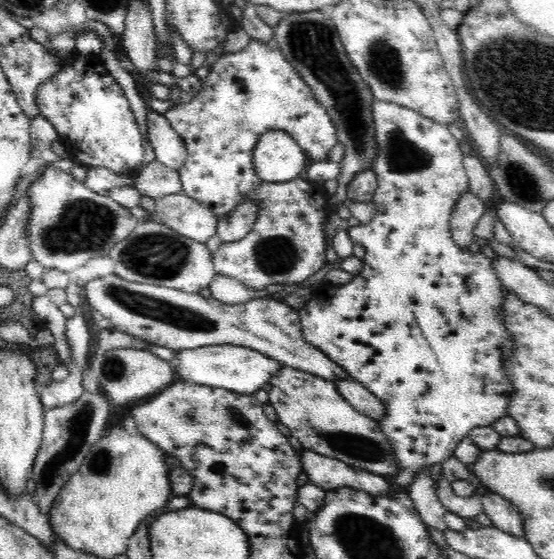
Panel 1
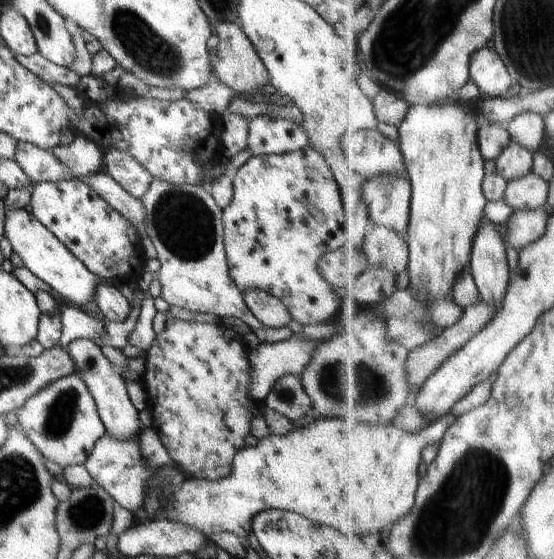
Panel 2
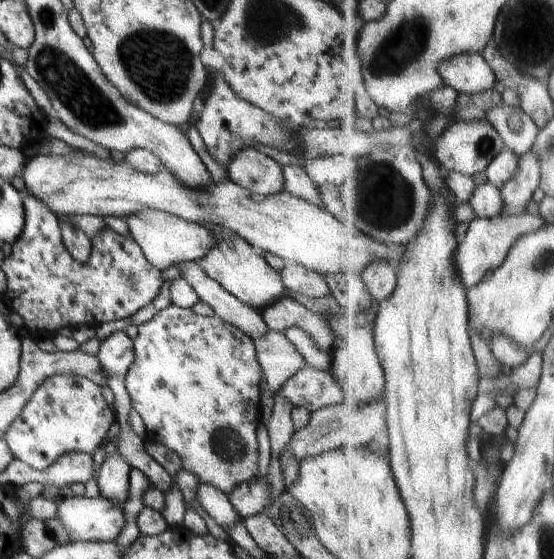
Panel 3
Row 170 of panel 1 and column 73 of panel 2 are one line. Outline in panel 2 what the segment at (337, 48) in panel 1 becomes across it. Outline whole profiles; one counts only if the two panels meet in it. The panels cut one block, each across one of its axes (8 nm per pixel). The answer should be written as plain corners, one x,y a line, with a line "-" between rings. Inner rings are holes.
93,339
73,340
65,349
77,366
76,374
81,376
94,397
99,417
105,426
106,432
112,438
124,442
132,440
134,436
140,434
142,426
140,426
140,419
138,418
139,410
129,399
121,374
114,370
114,365
104,357
100,347
94,343

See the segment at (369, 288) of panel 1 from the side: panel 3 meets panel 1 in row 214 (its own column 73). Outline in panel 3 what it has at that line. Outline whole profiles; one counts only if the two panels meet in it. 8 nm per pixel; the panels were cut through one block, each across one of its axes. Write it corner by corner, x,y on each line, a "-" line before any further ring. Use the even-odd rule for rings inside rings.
54,375
39,383
3,439
14,459
43,471
67,452
93,455
104,444
104,438
116,420
115,411
106,403
101,387
95,382
78,375

